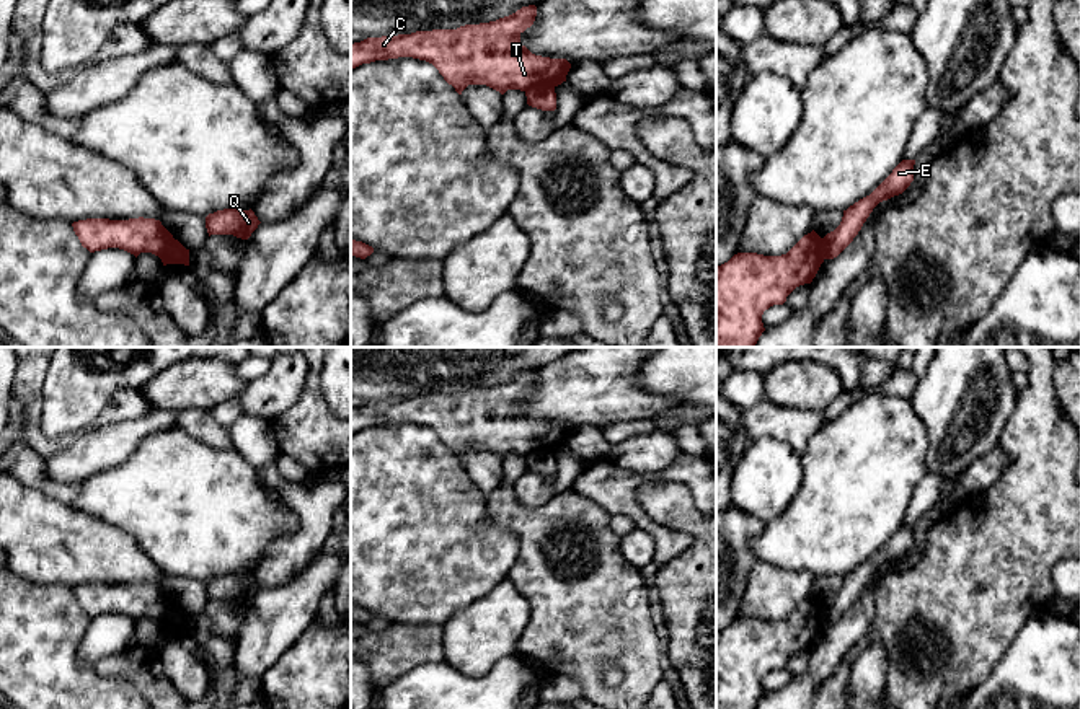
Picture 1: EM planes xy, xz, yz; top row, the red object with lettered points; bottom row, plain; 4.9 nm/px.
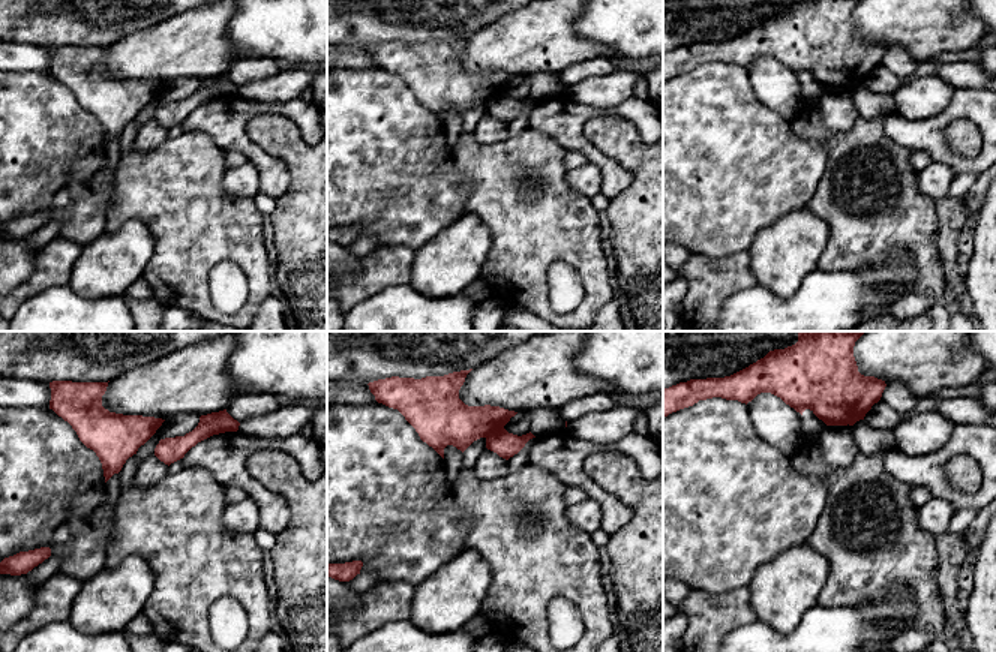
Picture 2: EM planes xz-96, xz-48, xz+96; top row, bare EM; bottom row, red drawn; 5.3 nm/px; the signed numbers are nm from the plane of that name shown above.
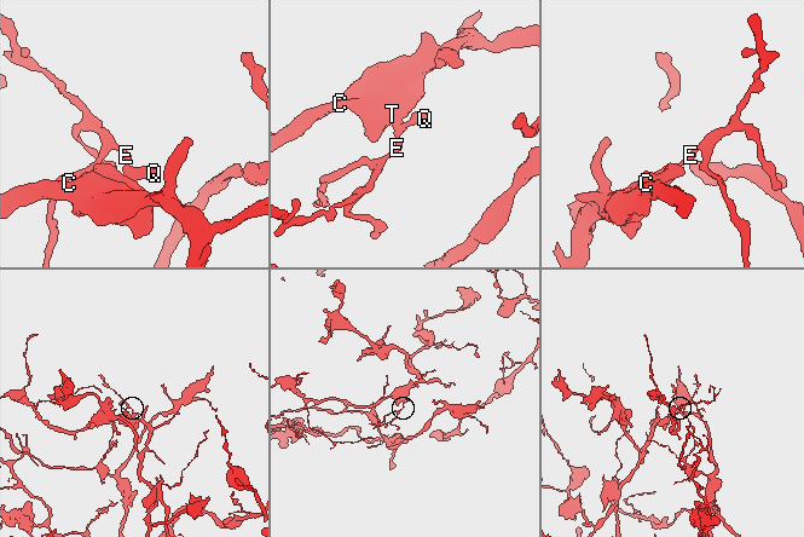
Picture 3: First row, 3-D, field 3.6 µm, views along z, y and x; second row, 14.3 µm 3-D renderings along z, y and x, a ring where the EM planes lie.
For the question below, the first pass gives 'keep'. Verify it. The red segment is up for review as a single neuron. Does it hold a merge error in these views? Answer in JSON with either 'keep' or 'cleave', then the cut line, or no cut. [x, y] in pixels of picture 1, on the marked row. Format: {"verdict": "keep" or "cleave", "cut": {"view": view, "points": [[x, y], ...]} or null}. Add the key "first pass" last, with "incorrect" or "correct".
{"verdict": "cleave", "cut": {"view": "xz", "points": [[553, 87], [532, 87], [526, 92]]}, "first pass": "incorrect"}

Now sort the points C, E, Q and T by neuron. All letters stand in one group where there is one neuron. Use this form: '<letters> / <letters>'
C T / E Q

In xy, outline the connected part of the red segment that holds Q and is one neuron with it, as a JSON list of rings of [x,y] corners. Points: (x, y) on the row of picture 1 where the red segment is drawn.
[[[224,209],[206,217],[206,228],[210,235],[233,235],[248,240],[261,222],[250,210]]]

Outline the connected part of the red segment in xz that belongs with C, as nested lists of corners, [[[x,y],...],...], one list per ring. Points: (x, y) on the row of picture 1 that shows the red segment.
[[[529,5],[489,23],[465,24],[457,29],[367,37],[351,44],[351,70],[375,60],[413,57],[432,64],[458,95],[468,85],[486,85],[501,95],[507,90],[555,88],[566,81],[571,64],[566,59],[535,55],[520,42],[520,34],[533,24],[535,16],[537,7]]]

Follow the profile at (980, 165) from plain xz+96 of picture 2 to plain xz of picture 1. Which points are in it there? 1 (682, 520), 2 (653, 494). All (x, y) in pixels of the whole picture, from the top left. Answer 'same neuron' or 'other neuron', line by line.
1: other neuron
2: other neuron

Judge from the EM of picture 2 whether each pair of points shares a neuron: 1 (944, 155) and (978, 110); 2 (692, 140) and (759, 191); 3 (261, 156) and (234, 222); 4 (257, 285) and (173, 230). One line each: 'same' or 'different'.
1: same
2: same
3: different
4: same

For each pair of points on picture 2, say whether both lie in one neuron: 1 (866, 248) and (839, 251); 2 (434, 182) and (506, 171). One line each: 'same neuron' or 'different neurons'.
1: same neuron
2: different neurons

